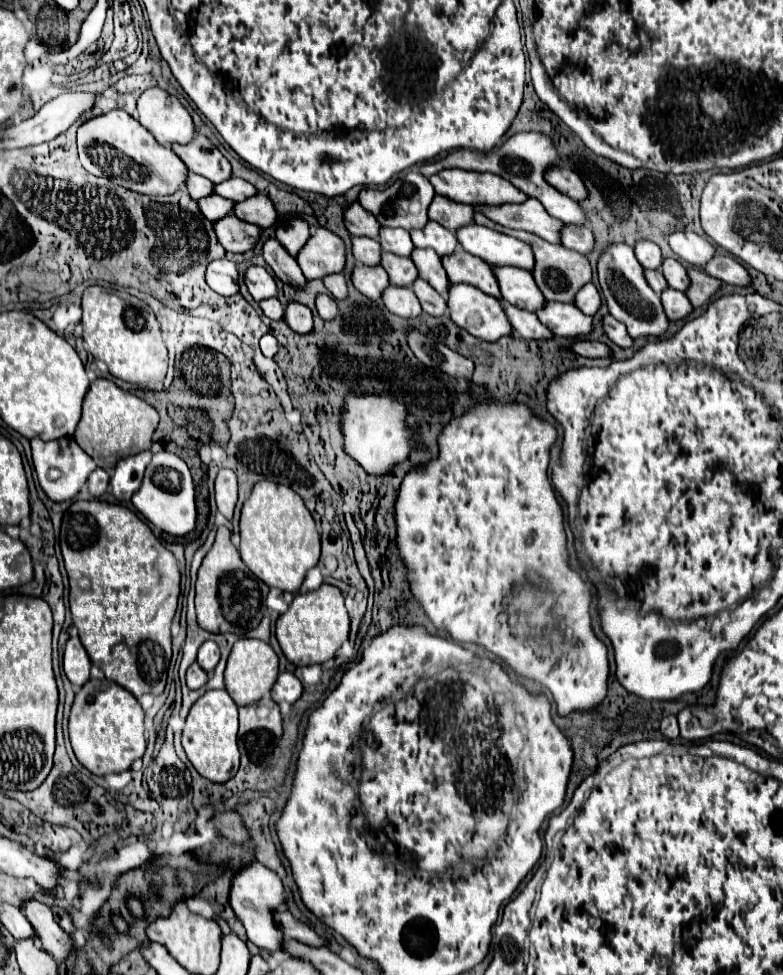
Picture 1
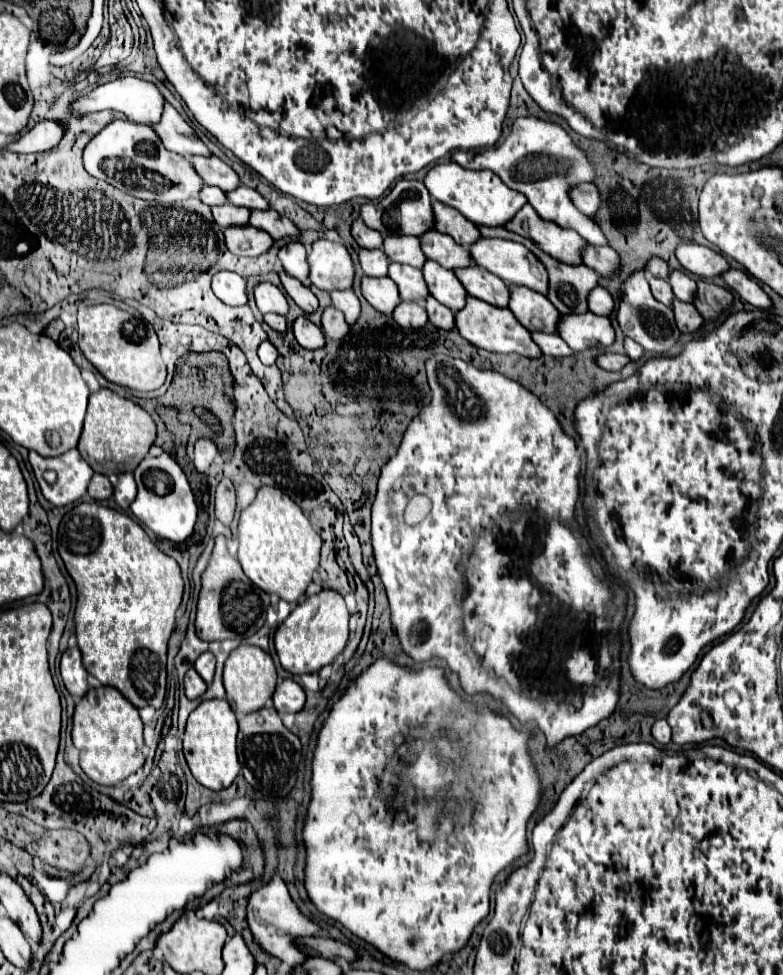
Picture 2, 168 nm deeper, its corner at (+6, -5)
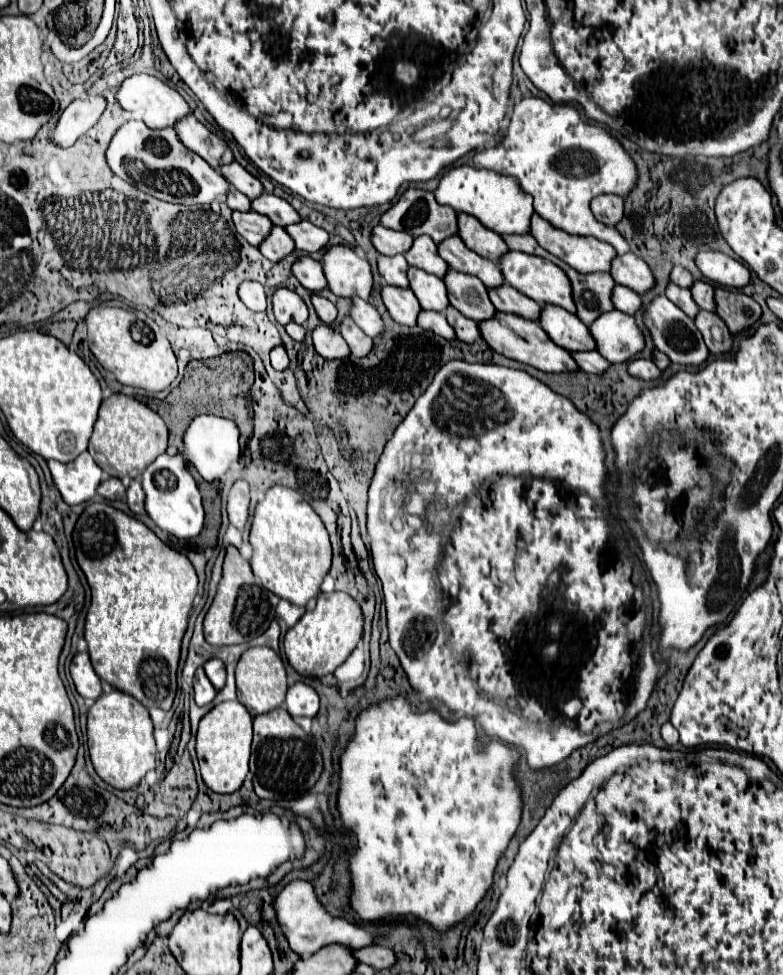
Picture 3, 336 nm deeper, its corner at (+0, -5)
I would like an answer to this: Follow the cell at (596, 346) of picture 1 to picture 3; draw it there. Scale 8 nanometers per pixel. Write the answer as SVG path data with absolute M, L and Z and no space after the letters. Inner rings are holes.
M634 359L634 361L630 361L628 363L628 373L638 377L638 379L644 379L644 381L656 381L662 375L662 371L650 359Z

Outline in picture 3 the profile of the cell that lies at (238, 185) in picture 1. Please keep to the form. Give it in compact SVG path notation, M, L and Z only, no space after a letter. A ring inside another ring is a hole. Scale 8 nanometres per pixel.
M264 193L258 199L254 199L252 209L266 215L278 227L288 227L292 223L302 221L302 217L296 213L296 209L288 201L276 197L276 195L270 195L270 193Z

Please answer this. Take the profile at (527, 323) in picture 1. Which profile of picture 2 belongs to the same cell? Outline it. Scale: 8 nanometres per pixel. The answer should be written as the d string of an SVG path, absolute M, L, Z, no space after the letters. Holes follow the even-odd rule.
M532 333L532 341L538 343L544 355L554 355L554 357L572 355L572 349L556 333Z

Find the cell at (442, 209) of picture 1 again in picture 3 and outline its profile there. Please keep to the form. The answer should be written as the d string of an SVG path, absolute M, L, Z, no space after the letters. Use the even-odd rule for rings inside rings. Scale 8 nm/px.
M458 213L458 227L460 227L458 235L466 243L466 247L484 259L498 263L500 257L508 251L508 245L498 233L484 229L484 225L480 225L476 217L468 217L468 213Z

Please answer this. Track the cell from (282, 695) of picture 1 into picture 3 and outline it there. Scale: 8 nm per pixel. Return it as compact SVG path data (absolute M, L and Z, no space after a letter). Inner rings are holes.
M294 683L286 695L286 707L292 717L314 717L320 709L320 699L310 685Z

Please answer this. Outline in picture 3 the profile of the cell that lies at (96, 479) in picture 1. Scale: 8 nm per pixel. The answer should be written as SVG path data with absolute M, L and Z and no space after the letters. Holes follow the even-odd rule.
M108 477L108 479L102 481L100 487L98 487L98 493L100 493L104 499L108 499L108 501L122 499L122 497L124 497L124 491L126 491L126 489L124 489L122 481L116 479L116 477Z

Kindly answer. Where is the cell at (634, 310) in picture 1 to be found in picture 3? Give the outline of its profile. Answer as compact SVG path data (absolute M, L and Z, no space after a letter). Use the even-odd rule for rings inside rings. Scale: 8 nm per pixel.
M656 297L650 307L646 309L646 327L650 329L652 333L652 339L654 339L654 345L666 353L672 363L676 365L692 365L692 367L698 367L702 365L706 359L708 359L708 347L704 345L704 339L700 337L700 331L696 329L694 321L684 313L680 311L668 297Z

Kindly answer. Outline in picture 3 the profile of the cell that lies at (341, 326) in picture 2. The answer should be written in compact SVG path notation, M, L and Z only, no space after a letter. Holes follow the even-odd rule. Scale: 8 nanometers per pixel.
M346 317L346 319L344 319L344 323L340 325L340 333L342 333L342 337L346 339L352 355L356 355L356 357L366 357L366 355L372 351L372 347L374 347L372 337L368 337L368 335L352 321L352 317Z

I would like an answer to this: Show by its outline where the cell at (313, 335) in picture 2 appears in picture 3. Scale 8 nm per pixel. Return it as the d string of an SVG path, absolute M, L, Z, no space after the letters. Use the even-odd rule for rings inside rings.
M318 325L312 333L312 339L318 355L322 355L324 359L346 359L350 355L344 337L338 329L332 329L330 325Z

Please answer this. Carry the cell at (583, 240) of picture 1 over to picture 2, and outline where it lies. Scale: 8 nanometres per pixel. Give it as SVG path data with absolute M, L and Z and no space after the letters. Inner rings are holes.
M586 245L582 249L582 263L592 267L598 275L602 277L612 277L616 275L618 269L618 255L610 247L596 247L596 245Z

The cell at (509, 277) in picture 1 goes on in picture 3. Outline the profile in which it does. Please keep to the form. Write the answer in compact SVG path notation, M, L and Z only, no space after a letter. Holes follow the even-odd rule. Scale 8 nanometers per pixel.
M542 305L540 325L548 333L548 337L568 349L568 351L592 351L596 349L596 341L592 341L592 333L588 327L574 315L556 305Z

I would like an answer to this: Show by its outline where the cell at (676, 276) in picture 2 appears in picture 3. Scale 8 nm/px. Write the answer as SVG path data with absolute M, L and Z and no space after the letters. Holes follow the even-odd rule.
M696 281L692 285L692 297L696 301L696 305L700 309L706 309L706 311L716 311L716 301L714 301L714 287L710 283L704 283L704 281Z

